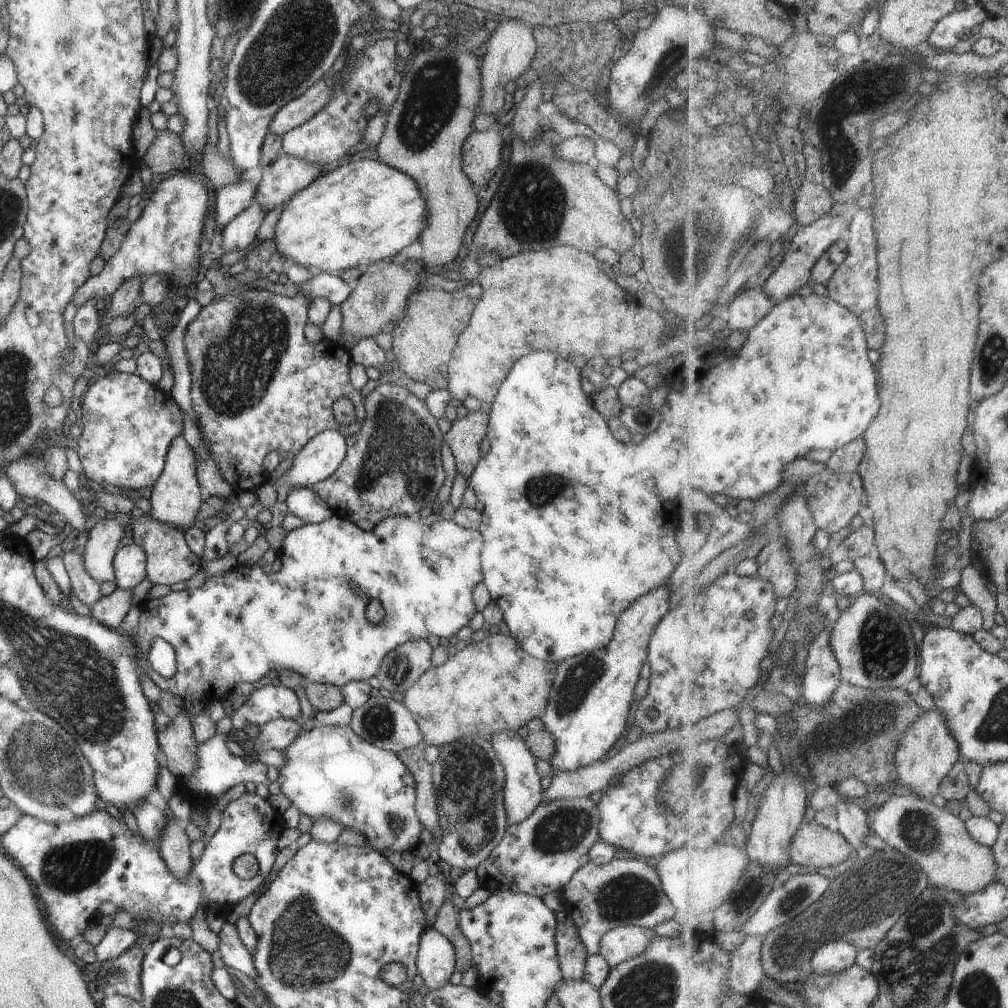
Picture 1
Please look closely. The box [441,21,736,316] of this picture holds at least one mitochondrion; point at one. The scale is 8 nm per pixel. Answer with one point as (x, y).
(531, 208)

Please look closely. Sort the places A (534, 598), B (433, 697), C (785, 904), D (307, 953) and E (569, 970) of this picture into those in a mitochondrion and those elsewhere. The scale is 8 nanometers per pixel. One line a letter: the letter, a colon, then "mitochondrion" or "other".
A: other
B: other
C: mitochondrion
D: mitochondrion
E: other

